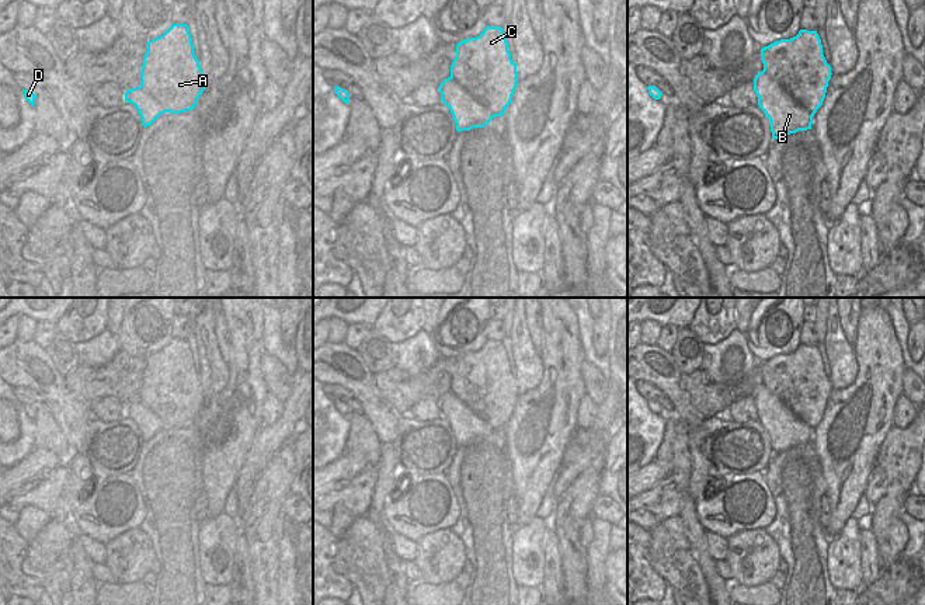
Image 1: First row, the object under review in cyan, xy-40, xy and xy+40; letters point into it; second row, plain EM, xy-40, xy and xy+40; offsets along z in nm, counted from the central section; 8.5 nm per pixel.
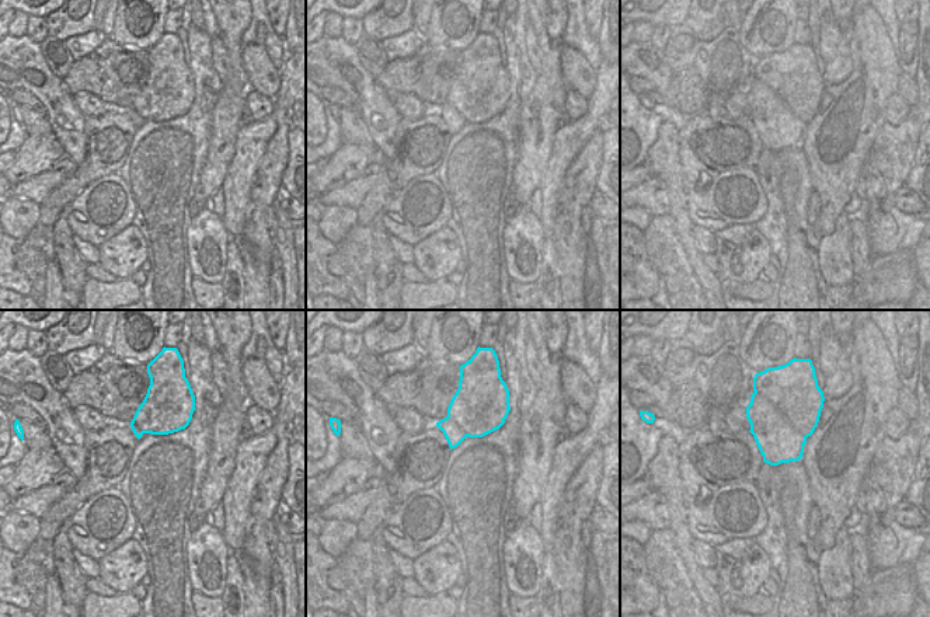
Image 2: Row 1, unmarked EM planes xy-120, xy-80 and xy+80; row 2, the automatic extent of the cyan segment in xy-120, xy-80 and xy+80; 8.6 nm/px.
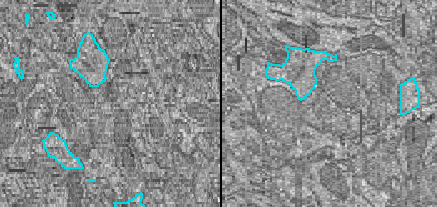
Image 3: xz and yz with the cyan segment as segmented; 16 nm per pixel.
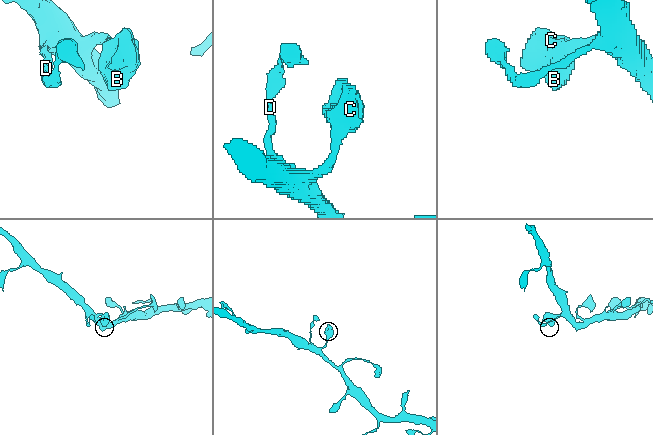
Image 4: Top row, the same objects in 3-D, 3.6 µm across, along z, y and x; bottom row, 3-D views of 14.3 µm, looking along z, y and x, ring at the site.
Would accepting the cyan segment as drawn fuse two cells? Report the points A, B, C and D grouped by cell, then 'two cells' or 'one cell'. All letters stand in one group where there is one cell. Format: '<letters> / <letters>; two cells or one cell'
A C / B D; two cells

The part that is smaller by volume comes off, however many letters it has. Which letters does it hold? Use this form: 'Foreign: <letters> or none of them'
Foreign: A, C

